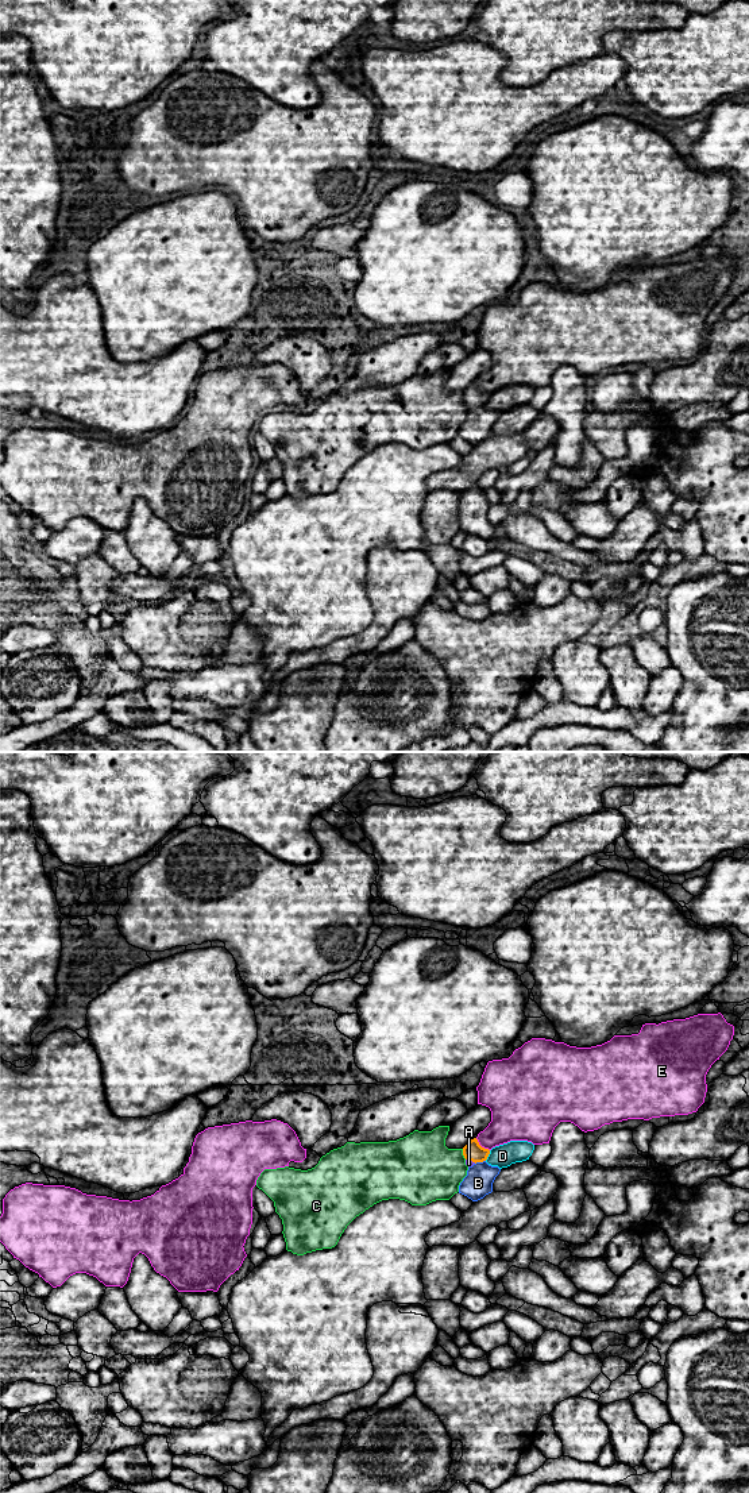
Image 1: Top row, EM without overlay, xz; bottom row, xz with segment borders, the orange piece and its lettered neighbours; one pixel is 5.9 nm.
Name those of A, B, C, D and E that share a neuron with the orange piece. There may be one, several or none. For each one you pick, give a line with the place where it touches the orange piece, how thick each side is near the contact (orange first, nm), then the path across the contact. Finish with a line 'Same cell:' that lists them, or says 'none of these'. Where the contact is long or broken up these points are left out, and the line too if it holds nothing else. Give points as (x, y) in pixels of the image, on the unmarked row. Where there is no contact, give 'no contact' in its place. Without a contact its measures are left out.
A: xz (471, 404) | 110/40 nm | across xz (473, 394), (471, 404), (468, 408)
Same cell: A

